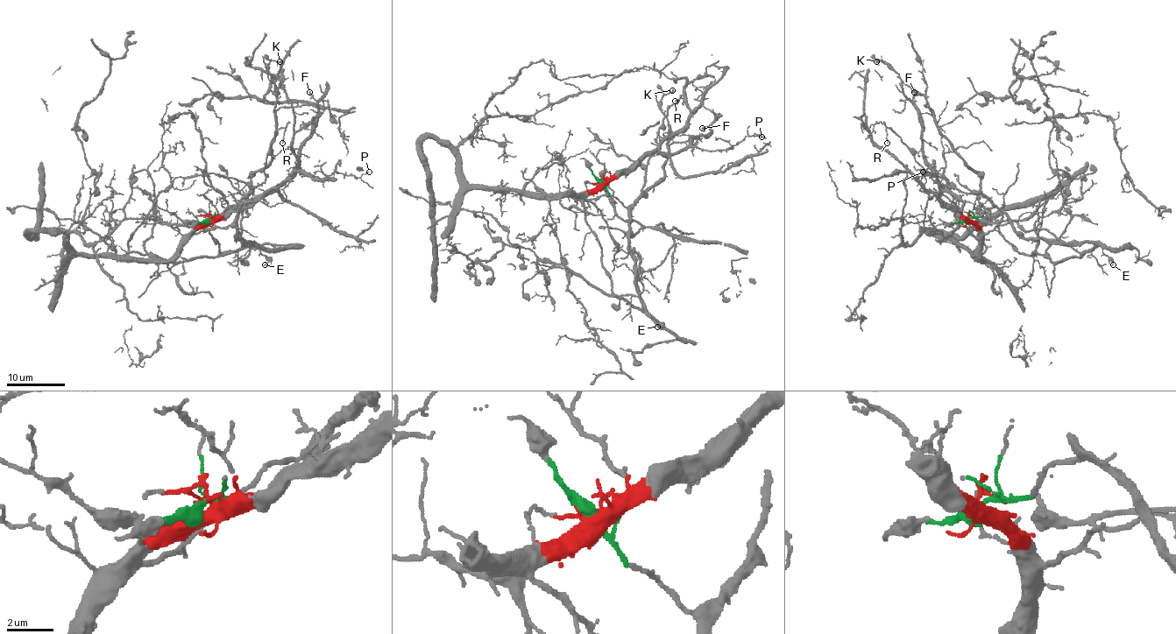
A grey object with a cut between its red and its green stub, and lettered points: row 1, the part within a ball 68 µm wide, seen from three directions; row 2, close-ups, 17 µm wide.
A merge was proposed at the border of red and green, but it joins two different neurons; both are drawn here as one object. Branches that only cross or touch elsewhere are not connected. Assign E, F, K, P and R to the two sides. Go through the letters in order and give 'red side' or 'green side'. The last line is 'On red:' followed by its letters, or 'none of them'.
E: green side
F: red side
K: green side
P: red side
R: green side
On red: F, P

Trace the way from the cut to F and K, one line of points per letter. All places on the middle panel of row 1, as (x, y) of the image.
F: (600, 184), (617, 179), (648, 152), (677, 152), (693, 137), (710, 132), (710, 128), (702, 128)
K: (600, 182), (627, 207), (664, 176), (669, 121), (661, 98), (673, 89)

